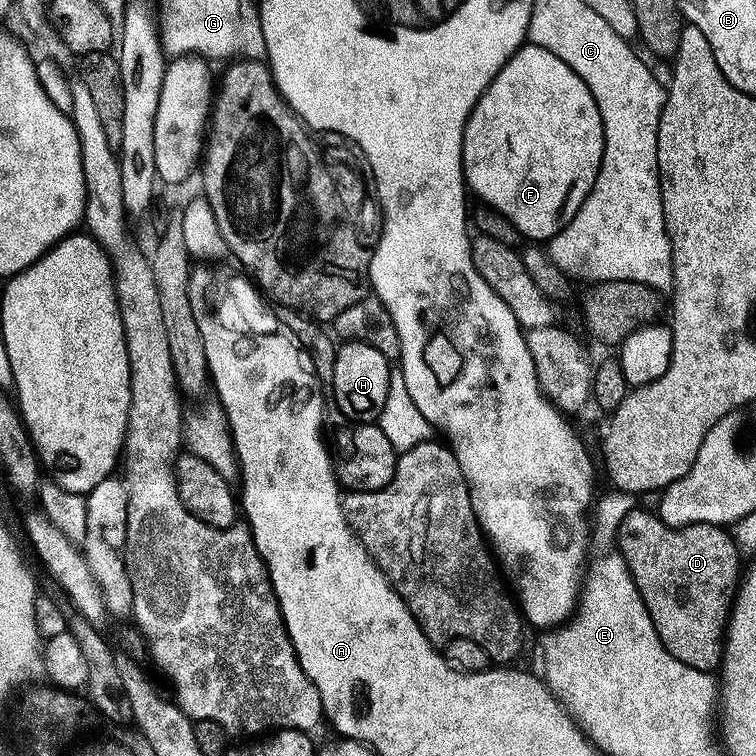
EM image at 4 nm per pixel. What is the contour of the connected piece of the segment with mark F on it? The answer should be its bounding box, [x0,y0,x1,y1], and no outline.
[464,43,604,242]

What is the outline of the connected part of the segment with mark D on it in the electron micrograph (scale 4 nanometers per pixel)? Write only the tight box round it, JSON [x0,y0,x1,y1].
[618,506,742,672]

